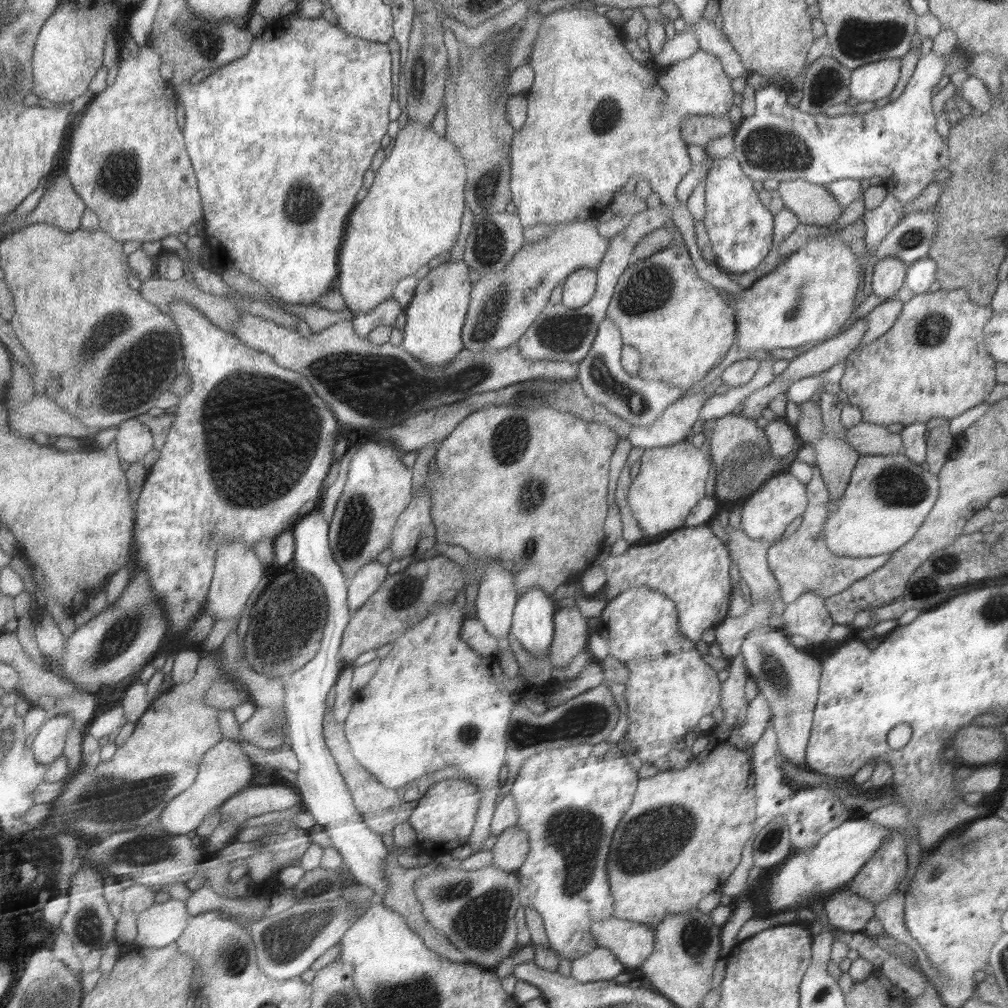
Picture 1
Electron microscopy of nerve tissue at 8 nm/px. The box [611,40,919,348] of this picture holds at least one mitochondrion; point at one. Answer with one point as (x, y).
(773, 147)

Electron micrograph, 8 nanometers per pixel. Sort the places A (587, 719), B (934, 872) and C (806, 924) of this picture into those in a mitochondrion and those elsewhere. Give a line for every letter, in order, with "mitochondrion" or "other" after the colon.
A: mitochondrion
B: mitochondrion
C: other

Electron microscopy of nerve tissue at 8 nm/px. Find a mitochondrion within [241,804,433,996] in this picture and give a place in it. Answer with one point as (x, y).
(293, 937)

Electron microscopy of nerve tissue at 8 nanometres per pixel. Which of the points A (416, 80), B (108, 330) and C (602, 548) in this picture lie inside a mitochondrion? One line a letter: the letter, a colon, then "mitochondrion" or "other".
A: other
B: mitochondrion
C: other

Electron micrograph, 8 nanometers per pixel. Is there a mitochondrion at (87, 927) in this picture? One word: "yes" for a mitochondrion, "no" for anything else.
yes

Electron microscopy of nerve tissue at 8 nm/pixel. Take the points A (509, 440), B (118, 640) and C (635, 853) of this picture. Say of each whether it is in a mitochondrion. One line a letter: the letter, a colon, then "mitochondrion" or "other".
A: mitochondrion
B: mitochondrion
C: mitochondrion

